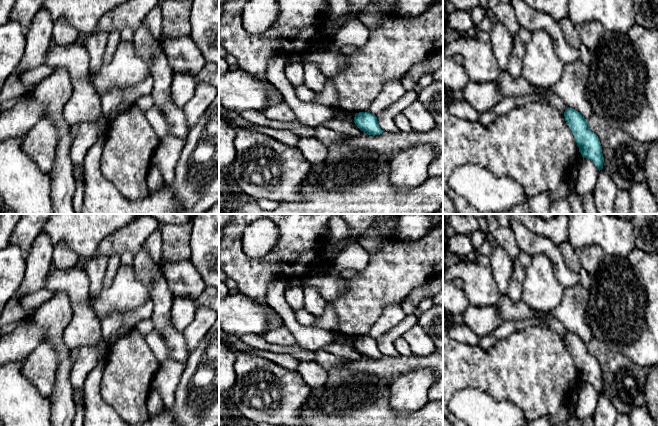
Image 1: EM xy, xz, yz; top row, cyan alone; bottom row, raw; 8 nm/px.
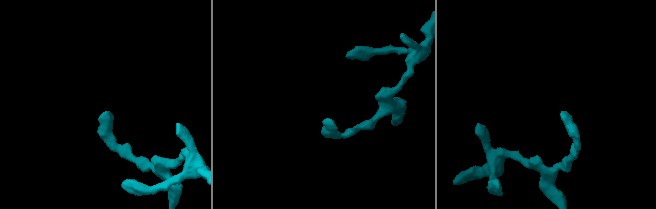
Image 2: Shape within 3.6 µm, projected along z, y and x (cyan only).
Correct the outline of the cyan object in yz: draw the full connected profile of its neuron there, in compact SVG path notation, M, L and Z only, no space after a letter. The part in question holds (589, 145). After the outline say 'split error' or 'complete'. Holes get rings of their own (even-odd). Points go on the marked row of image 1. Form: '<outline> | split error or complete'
M572 108L566 109L564 117L574 135L582 157L590 159L599 171L602 170L604 163L602 146L598 136L590 130L587 119Z | complete

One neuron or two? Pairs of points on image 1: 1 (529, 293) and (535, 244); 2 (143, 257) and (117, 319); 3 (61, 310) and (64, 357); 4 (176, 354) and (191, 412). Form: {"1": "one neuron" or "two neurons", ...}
{"1": "two neurons", "2": "two neurons", "3": "one neuron", "4": "two neurons"}

